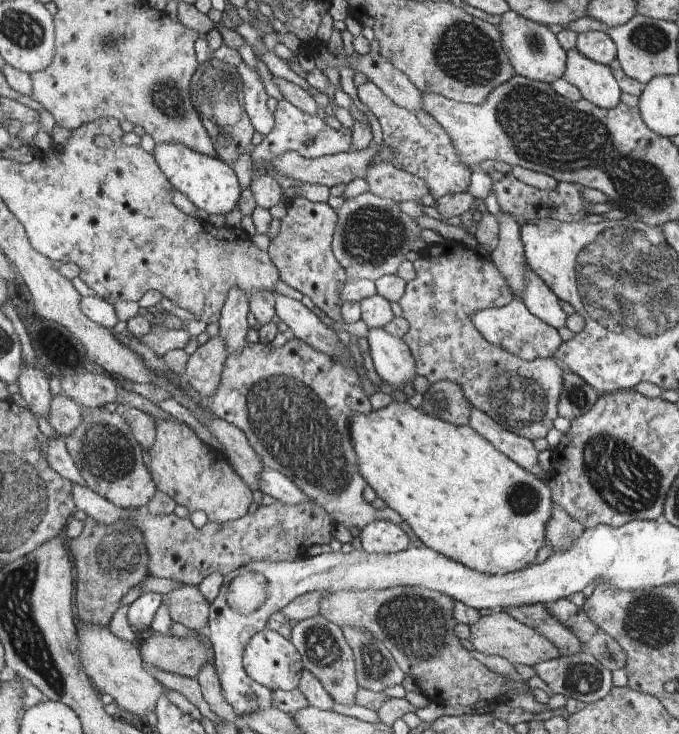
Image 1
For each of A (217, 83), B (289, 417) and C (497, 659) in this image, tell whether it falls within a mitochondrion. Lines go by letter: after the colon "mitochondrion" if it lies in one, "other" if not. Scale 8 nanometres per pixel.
A: mitochondrion
B: mitochondrion
C: other

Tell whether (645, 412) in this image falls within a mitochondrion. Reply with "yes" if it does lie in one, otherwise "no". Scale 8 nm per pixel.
no

